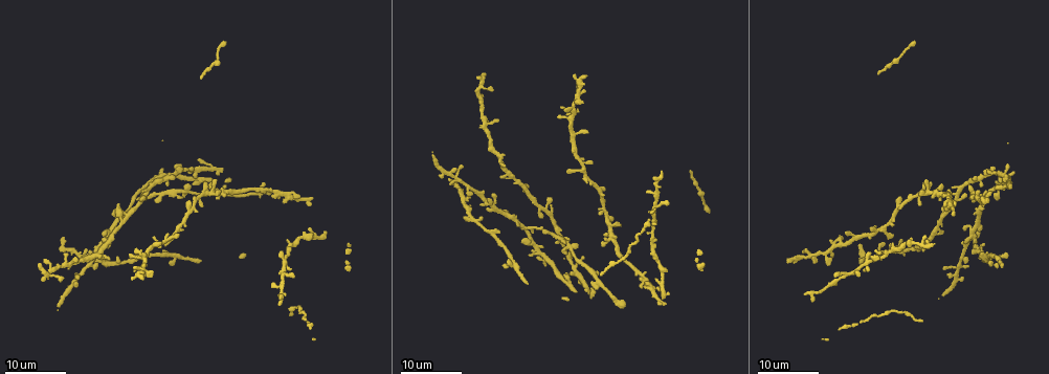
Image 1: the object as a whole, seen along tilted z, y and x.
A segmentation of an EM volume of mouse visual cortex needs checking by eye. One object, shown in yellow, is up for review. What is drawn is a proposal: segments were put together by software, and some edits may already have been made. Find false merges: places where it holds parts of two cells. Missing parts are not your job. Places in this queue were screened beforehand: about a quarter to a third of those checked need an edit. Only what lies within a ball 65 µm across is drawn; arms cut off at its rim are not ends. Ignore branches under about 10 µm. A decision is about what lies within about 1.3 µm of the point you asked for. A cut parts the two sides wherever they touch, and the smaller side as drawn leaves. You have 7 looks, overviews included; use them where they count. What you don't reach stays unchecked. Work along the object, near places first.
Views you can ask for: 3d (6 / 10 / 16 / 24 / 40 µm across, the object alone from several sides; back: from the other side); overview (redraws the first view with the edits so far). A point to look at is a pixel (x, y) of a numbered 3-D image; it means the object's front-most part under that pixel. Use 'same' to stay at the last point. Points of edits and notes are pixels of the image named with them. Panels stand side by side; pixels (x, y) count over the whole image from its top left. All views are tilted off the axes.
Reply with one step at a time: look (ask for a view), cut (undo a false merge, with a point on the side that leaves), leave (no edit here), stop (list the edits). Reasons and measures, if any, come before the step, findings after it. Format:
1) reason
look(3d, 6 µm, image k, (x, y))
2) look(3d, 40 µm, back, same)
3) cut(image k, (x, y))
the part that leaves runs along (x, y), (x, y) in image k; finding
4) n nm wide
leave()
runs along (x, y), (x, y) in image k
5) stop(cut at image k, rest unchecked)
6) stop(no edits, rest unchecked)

look(3d, 24 µm, image 1, (966, 244))

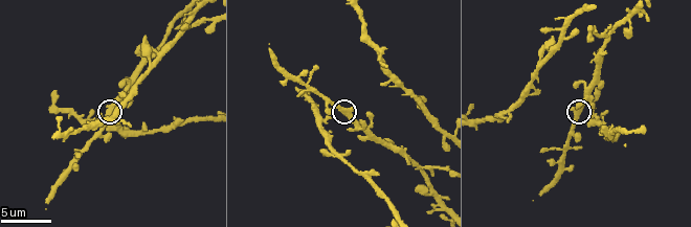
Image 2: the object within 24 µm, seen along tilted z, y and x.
closer look
look(3d, 6 µm, image 2, (343, 111))

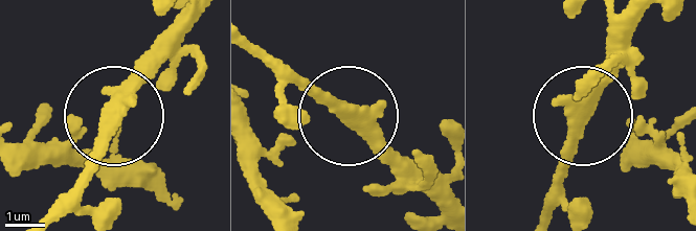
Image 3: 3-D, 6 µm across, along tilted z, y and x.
310 nm wide
leave()
runs along (441, 198), (365, 122), (285, 72) in image 3; one cell here

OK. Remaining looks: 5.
three arms meet
look(3d, 10 µm, image 2, (610, 30))

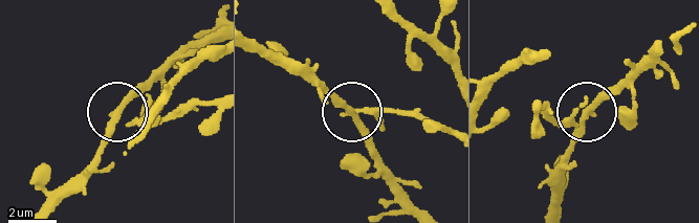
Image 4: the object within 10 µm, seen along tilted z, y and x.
leave()
runs along (450, 133), (393, 110), (346, 111), (324, 83) in image 4; continuous, no second cell

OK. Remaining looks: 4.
looks like a crossing
look(3d, 24 µm, image 1, (211, 192))

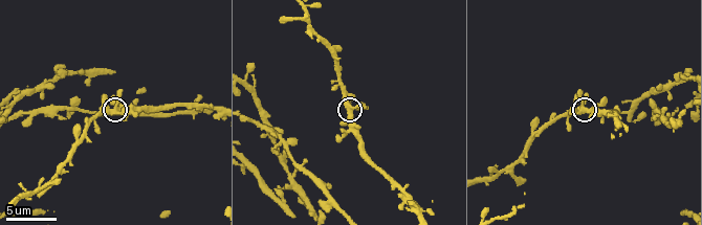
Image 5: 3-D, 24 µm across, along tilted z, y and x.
look(3d, 6 µm, image 5, (582, 108))

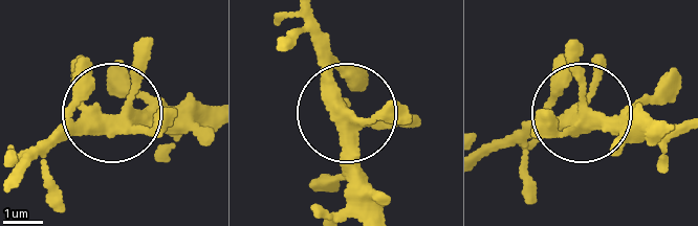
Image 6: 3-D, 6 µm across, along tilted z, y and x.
5 arms
leave()
continuous, no second cell

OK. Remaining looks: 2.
four or more arms meet
look(3d, 10 µm, image 5, (278, 138))

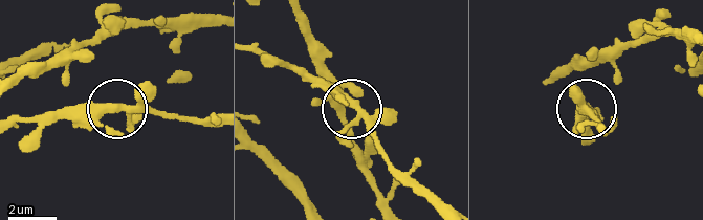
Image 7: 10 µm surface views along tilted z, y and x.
look(3d, 10 µm, back, image 7, (353, 102))

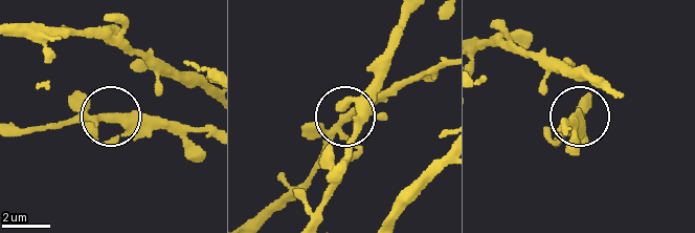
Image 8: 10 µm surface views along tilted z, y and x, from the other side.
270 nm wide
leave()
runs along (113, 119), (85, 114), (46, 126) in image 8; all the same cell

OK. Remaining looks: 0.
stop(no edits, rest unchecked)

